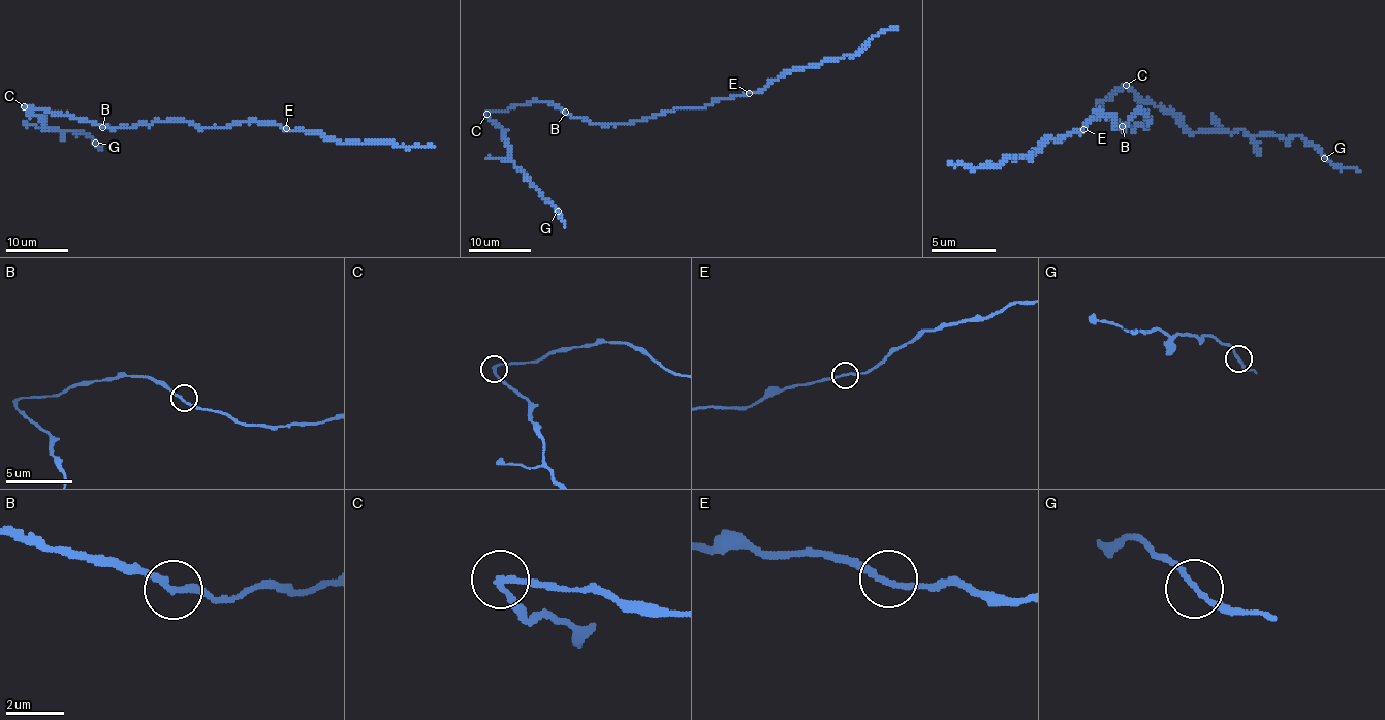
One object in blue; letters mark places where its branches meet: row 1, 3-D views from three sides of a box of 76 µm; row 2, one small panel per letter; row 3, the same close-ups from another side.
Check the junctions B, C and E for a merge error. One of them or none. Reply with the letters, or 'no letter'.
C

